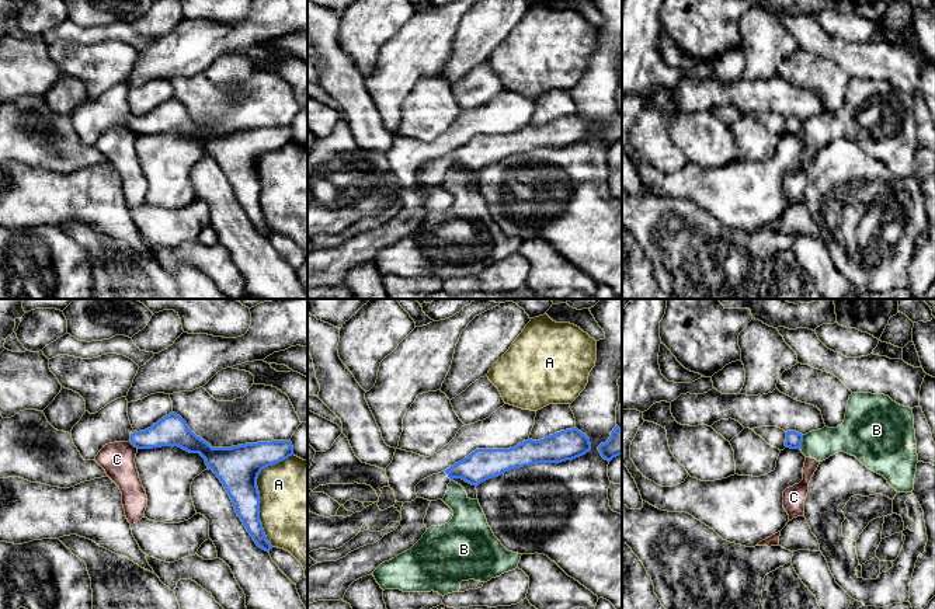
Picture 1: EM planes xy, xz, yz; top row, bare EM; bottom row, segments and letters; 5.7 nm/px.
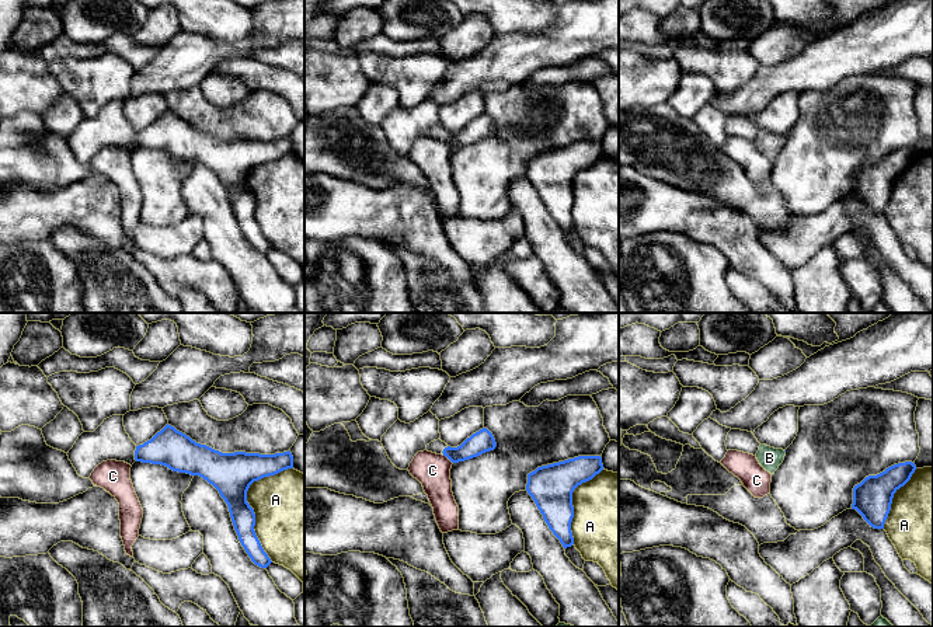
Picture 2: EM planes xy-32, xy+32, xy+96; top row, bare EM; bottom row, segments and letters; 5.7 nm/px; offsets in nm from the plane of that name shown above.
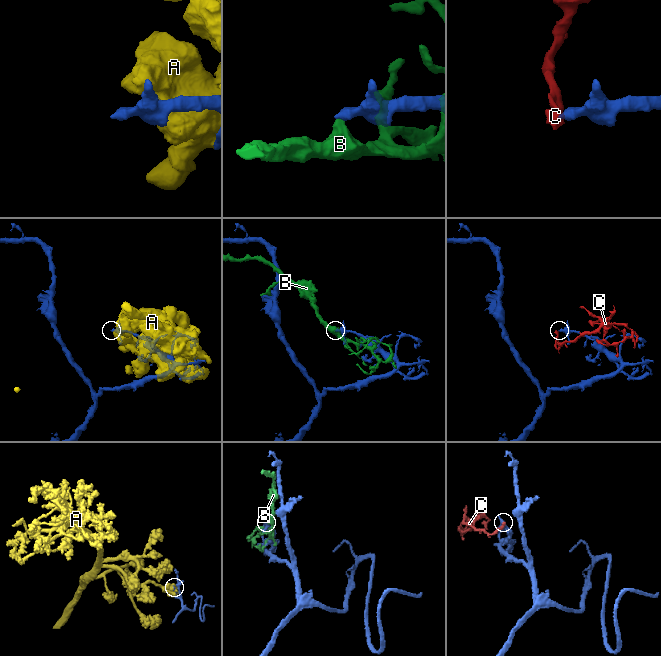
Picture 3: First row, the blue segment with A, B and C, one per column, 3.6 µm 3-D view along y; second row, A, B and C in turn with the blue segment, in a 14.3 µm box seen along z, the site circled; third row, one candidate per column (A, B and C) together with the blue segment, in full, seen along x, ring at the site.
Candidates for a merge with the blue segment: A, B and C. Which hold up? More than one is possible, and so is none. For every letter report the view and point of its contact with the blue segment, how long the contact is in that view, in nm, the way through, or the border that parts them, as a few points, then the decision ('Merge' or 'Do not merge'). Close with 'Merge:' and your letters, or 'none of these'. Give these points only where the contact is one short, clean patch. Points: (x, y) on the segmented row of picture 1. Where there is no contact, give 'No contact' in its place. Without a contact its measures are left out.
A: Touches blue at xy (259, 493). Shared border 550 nm. Do not merge
B: Touches blue at yz (802, 441). Shared border 80 nm. Do not merge
C: Touches blue at xy (134, 445). Shared border 70 nm. Boundary: xy (129, 442), (138, 448). Do not merge
Merge: none of these

